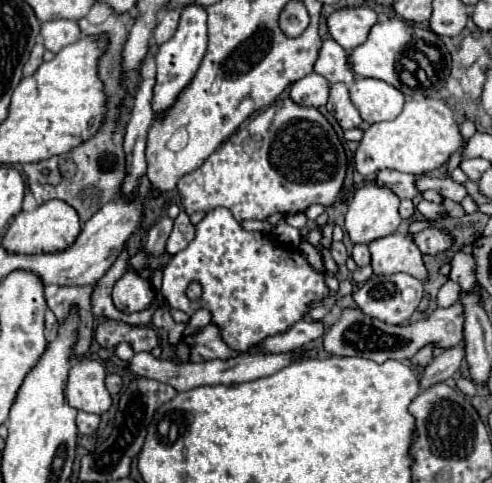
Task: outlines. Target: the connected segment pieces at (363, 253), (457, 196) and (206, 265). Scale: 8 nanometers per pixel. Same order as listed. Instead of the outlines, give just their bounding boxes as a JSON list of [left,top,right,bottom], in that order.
[[351,244,371,268],[417,176,467,202],[161,208,331,352]]

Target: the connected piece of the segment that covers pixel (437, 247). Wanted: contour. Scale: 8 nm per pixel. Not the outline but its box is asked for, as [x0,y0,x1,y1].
[415,228,453,254]

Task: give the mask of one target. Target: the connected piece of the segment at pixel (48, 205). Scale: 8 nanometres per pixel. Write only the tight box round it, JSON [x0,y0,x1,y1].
[3,200,81,254]

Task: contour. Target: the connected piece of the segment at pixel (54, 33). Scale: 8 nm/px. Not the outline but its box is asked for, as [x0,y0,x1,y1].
[41,20,81,54]

